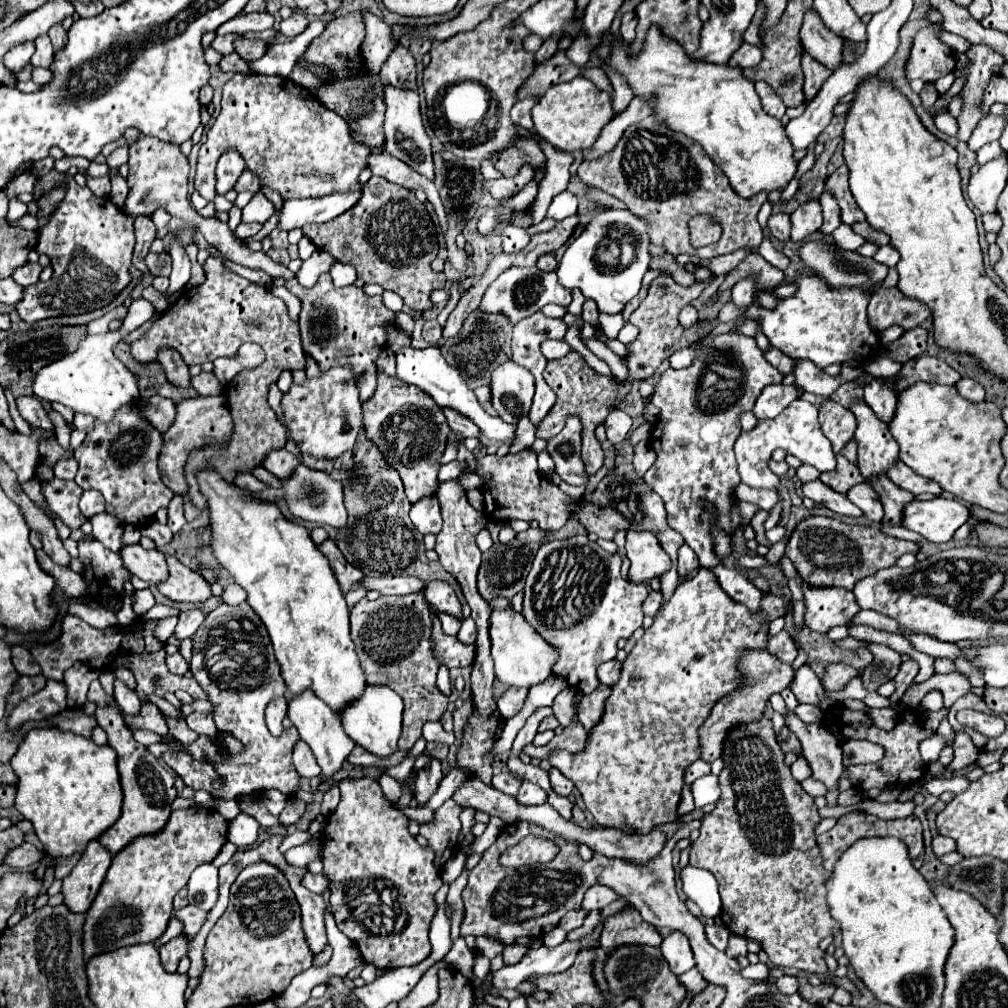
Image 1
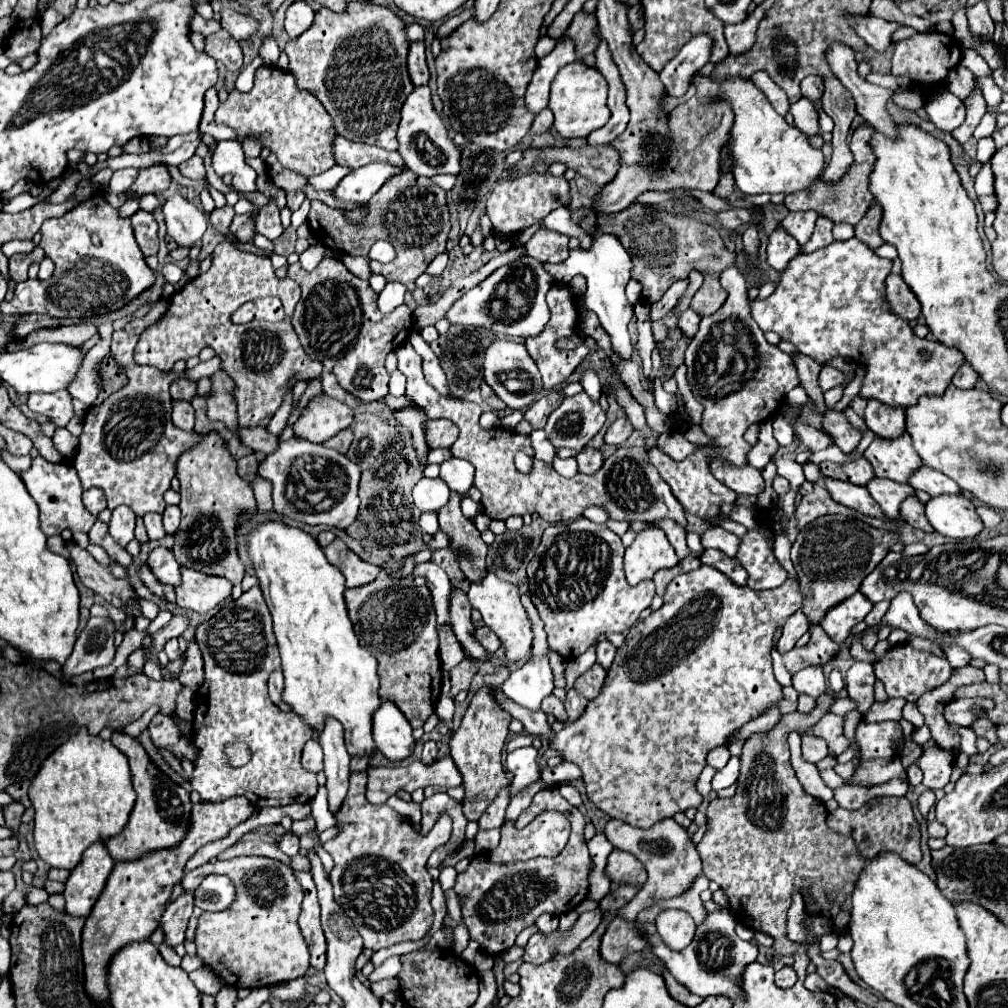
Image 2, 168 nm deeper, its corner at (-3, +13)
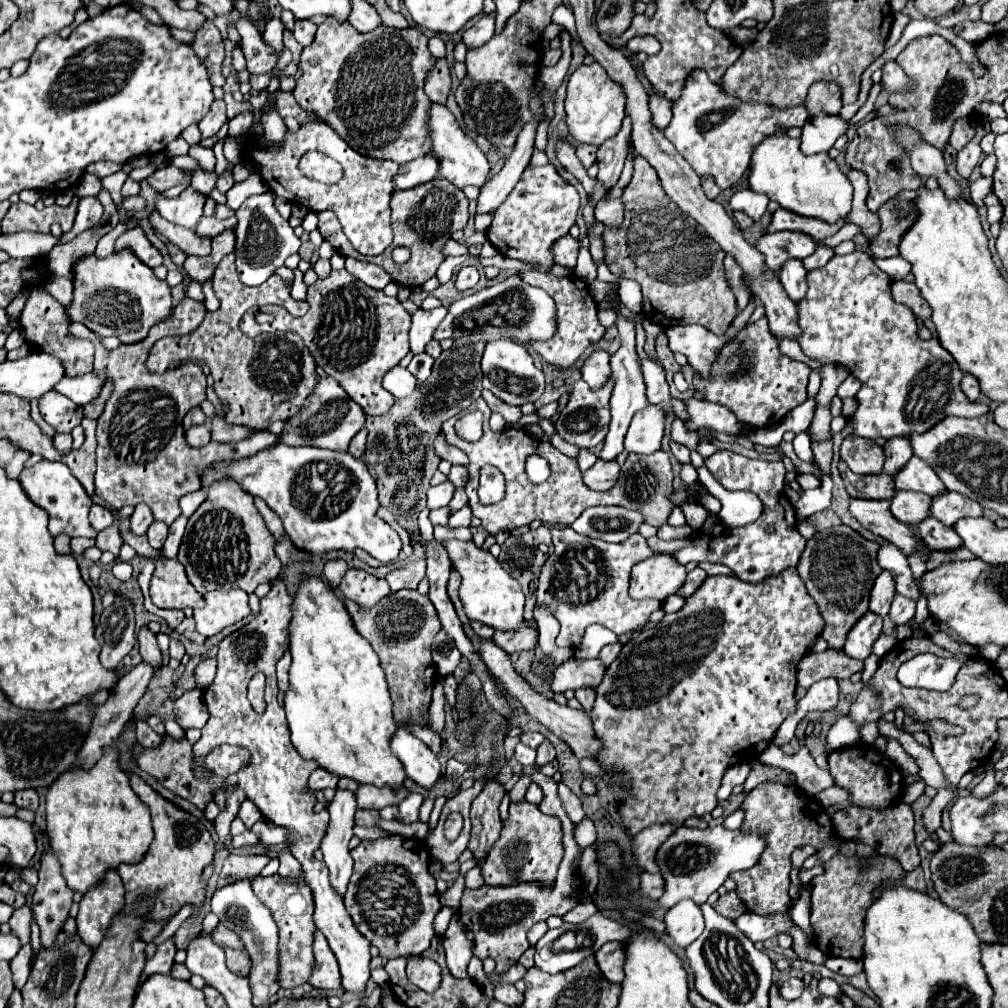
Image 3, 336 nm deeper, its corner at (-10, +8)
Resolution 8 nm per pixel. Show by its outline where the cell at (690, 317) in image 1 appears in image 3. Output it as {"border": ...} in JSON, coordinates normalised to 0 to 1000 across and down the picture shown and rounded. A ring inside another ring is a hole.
{"border":[[[746,298],[736,308],[736,312],[732,312],[732,319],[726,321],[724,327],[716,333],[710,333],[708,329],[704,329],[702,325],[698,325],[694,321],[661,325],[661,333],[665,337],[665,347],[679,351],[683,355],[683,361],[688,365],[688,369],[692,373],[704,375],[704,365],[706,365],[706,357],[710,357],[710,349],[714,349],[714,345],[722,337],[726,337],[726,333],[730,329],[734,329],[734,325],[742,319],[748,306],[750,306],[750,300]]]}

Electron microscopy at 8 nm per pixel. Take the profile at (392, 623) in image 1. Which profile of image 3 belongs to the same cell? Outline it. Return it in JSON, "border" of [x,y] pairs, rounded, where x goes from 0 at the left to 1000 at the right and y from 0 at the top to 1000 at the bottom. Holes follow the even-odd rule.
{"border":[[[397,585],[389,587],[389,591],[381,593],[367,605],[361,605],[349,595],[341,595],[341,601],[351,617],[351,623],[367,637],[377,653],[387,679],[391,714],[399,720],[417,718],[423,712],[429,694],[429,683],[433,679],[433,663],[427,651],[427,639],[438,621],[431,599],[425,591],[415,589],[415,585]]]}

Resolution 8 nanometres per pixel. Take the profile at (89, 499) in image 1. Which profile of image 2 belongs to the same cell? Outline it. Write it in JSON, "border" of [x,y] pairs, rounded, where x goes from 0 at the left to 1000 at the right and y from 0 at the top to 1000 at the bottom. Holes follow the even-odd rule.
{"border":[[[90,483],[88,487],[84,487],[84,489],[82,489],[82,499],[84,499],[84,503],[86,503],[92,511],[96,511],[100,505],[106,503],[104,491],[100,491],[100,485],[98,485],[98,483]]]}

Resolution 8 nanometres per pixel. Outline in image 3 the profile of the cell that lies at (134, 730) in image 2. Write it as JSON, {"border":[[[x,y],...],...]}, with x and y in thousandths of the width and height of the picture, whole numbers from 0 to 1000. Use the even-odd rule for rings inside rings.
{"border":[[[103,742],[103,750],[87,766],[79,762],[63,766],[48,784],[46,810],[48,829],[62,857],[62,869],[79,887],[97,879],[105,865],[115,863],[121,855],[139,855],[153,829],[147,800],[133,788],[127,770],[119,764],[115,742]]]}

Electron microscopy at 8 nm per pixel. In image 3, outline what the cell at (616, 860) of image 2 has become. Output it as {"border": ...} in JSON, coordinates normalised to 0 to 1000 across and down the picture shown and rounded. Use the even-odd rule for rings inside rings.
{"border":[[[647,817],[629,829],[629,847],[633,851],[633,859],[643,865],[653,865],[651,845],[659,833],[667,829],[671,823],[669,817]]]}

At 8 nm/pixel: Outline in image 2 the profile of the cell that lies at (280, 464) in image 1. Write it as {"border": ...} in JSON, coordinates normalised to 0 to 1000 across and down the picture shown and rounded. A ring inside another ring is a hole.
{"border":[[[237,424],[237,436],[241,441],[249,443],[253,449],[261,447],[263,451],[269,451],[277,441],[277,434],[269,432],[265,426],[259,426],[259,424],[251,424],[251,426]]]}

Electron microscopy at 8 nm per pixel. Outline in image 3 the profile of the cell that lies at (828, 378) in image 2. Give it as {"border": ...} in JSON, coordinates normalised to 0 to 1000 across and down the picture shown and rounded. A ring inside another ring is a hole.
{"border":[[[841,373],[835,381],[833,381],[833,385],[831,385],[831,393],[833,395],[841,395],[841,393],[849,393],[849,389],[853,387],[853,379],[847,375],[847,373]]]}

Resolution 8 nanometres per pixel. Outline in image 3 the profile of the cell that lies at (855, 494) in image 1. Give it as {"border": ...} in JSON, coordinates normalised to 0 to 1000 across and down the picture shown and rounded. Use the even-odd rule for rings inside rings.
{"border":[[[891,486],[889,492],[885,494],[885,510],[893,518],[903,522],[911,522],[915,516],[919,516],[923,512],[923,502],[925,502],[925,494],[913,488]]]}

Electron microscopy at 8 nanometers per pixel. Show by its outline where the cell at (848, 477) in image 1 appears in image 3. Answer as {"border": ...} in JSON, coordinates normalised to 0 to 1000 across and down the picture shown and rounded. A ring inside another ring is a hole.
{"border":[[[833,456],[831,460],[833,472],[839,480],[839,486],[845,494],[851,496],[885,496],[885,492],[889,490],[889,482],[885,480],[885,474],[875,470],[869,472],[851,472],[845,470],[843,464],[839,464],[839,460]]]}

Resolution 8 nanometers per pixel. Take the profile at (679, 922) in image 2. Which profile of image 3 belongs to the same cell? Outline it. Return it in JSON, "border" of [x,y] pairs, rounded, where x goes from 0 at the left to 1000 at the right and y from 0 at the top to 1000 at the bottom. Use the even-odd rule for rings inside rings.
{"border":[[[677,893],[669,901],[665,901],[659,915],[663,921],[663,929],[673,938],[687,937],[698,925],[696,903],[687,893]]]}

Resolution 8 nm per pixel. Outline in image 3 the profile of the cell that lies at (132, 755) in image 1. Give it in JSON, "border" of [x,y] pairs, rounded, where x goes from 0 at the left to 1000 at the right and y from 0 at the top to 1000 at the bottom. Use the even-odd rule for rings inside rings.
{"border":[[[129,768],[129,780],[137,788],[137,792],[149,802],[151,808],[151,819],[153,819],[153,835],[143,849],[141,855],[137,857],[119,857],[117,867],[123,875],[125,881],[125,903],[127,907],[133,907],[133,897],[143,891],[143,889],[153,889],[155,895],[141,905],[139,909],[143,913],[167,913],[183,897],[190,897],[192,903],[190,907],[196,907],[202,891],[204,891],[204,881],[206,877],[200,875],[200,863],[210,855],[212,851],[212,833],[206,827],[204,819],[190,808],[177,804],[173,798],[165,796],[159,788],[155,788],[143,774],[137,770]]]}

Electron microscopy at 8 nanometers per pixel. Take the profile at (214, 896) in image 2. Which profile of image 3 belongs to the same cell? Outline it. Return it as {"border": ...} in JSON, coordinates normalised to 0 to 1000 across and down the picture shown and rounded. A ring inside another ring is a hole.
{"border":[[[238,873],[230,879],[218,881],[212,885],[210,893],[210,905],[214,905],[218,909],[218,915],[222,919],[226,919],[230,925],[234,925],[242,937],[242,942],[248,946],[248,982],[250,982],[250,996],[252,998],[262,998],[280,978],[276,974],[276,921],[274,915],[270,913],[270,905],[254,891],[254,887],[250,885],[250,875],[248,873]]]}

